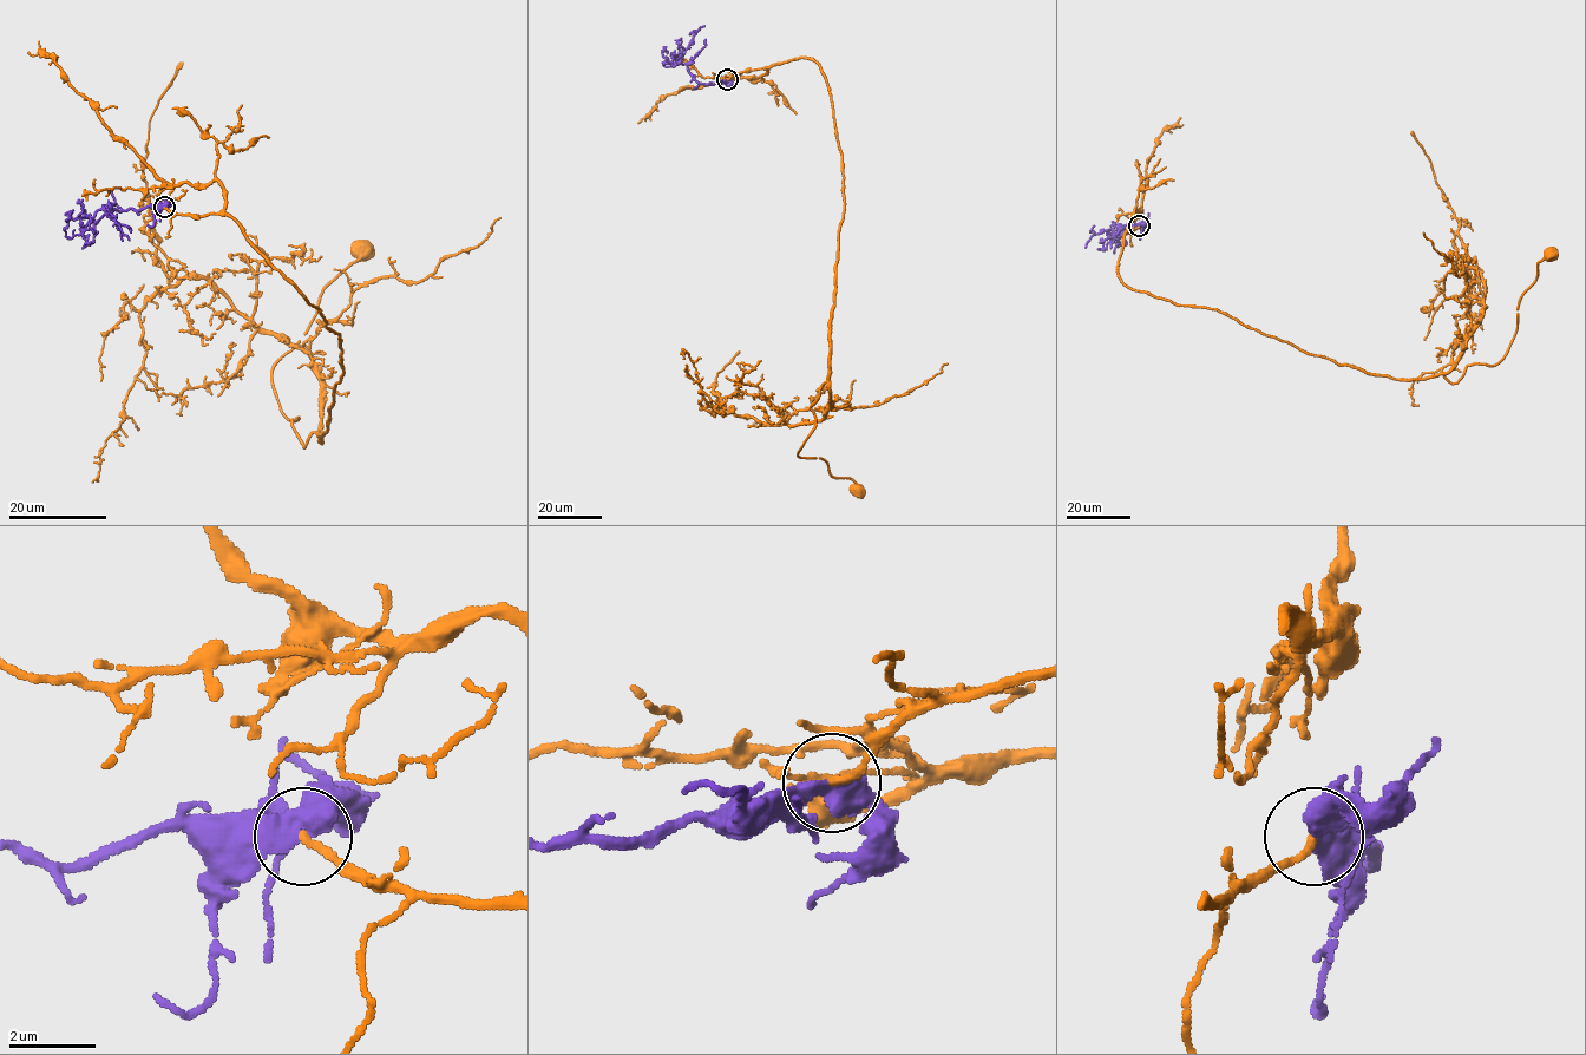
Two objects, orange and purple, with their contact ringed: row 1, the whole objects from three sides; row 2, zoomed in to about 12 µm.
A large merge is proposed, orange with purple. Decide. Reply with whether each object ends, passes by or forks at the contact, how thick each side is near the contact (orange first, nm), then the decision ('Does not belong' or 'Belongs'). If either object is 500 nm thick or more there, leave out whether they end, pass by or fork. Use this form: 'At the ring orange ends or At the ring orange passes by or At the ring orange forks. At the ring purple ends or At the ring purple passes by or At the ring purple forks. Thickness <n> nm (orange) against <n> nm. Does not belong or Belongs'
Thickness 180 nm (orange) against 500 nm. Belongs

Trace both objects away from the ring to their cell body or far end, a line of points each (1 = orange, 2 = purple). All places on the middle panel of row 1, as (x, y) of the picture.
1: (727, 79), (810, 58), (831, 96), (844, 205), (830, 375), (798, 452), (824, 459), (830, 473), (857, 489)
2: (727, 79), (699, 84), (686, 64), (680, 61), (694, 34), (703, 26)

